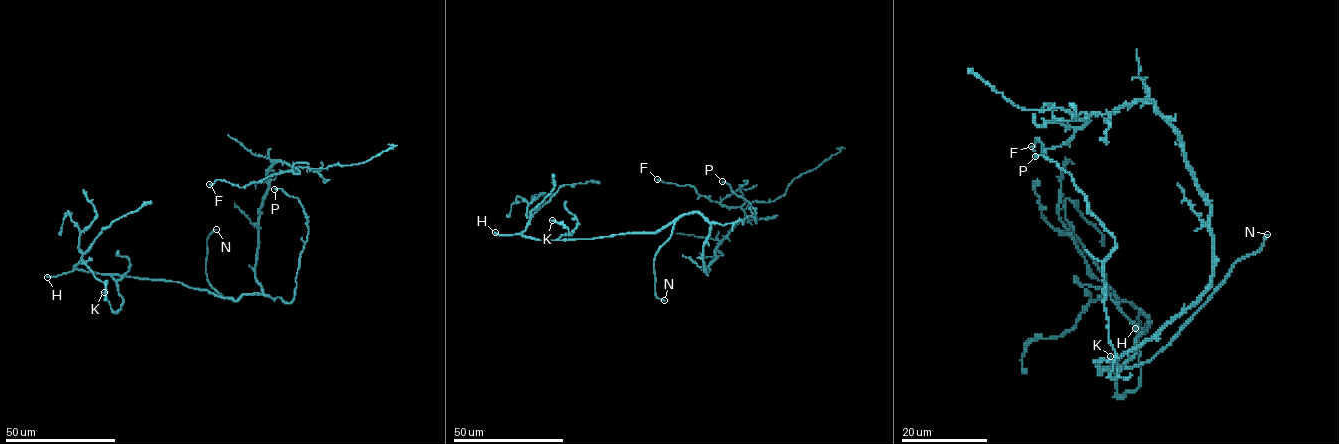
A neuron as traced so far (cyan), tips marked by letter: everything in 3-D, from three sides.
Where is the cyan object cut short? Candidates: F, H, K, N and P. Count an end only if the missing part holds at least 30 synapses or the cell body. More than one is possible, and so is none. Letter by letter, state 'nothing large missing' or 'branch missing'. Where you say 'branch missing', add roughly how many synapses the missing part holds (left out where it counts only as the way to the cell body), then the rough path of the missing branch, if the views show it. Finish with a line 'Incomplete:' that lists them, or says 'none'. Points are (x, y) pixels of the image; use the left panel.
F: nothing large missing
H: branch missing; about 170 synapses; missing branch runs (47, 277), (34, 273), (25, 256), (23, 244), (33, 231), (43, 184), (49, 176), (57, 174), (62, 183)
K: nothing large missing
N: branch missing
P: nothing large missing
Incomplete: H, N

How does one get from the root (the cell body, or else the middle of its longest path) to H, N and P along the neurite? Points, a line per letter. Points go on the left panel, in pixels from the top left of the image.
H: (262, 288), (261, 294), (243, 294), (234, 300), (208, 290), (161, 279), (78, 269), (47, 277)
N: (262, 288), (261, 294), (243, 294), (234, 300), (211, 287), (206, 273), (207, 238), (216, 229)
P: (262, 288), (265, 295), (292, 301), (300, 253), (308, 233), (299, 200), (274, 189)

